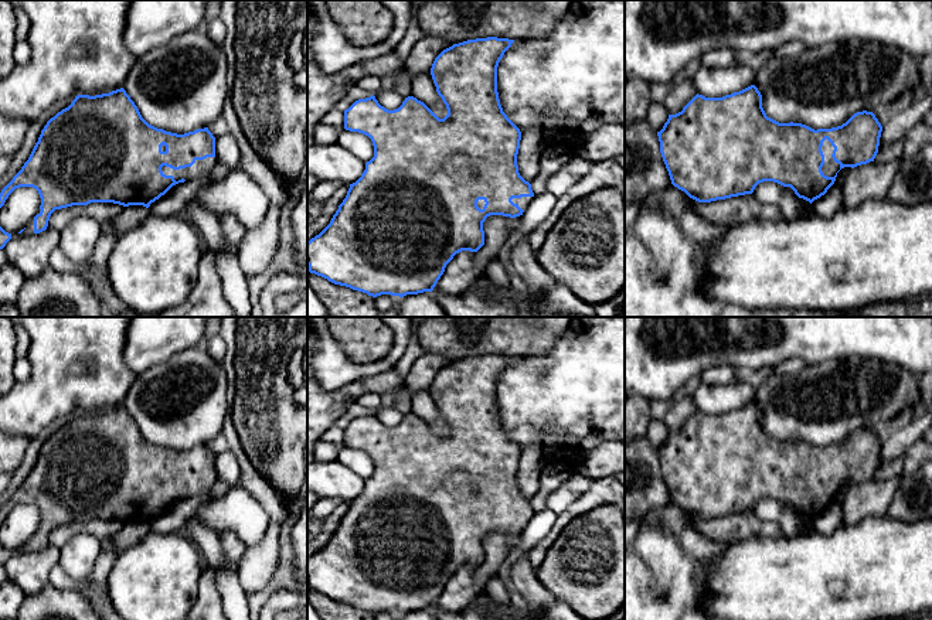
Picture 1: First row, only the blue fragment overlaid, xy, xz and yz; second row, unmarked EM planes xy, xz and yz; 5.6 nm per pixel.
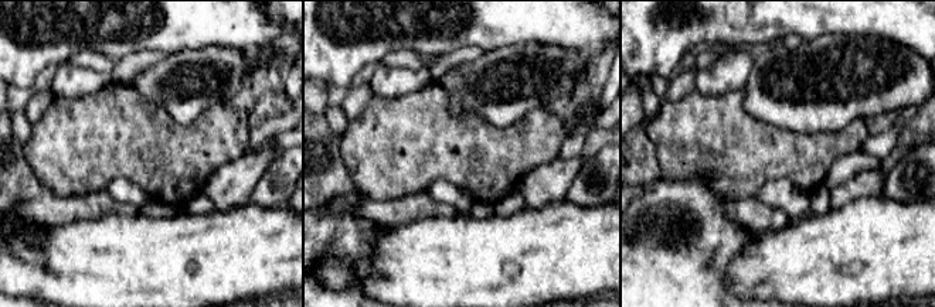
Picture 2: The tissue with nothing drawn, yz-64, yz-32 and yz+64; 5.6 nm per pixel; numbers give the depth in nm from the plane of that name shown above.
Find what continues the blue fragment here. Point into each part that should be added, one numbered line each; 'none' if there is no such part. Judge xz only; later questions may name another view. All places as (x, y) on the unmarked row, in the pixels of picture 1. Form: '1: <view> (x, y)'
1: xz (523, 520)

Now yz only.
1: yz (830, 484)

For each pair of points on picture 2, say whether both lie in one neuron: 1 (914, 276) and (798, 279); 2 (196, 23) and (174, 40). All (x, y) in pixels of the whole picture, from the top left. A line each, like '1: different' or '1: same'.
1: same
2: same

